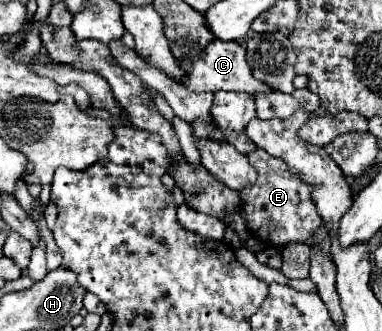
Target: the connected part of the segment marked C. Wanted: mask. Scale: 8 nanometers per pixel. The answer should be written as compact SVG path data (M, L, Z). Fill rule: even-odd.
M214 39L208 47L206 53L190 63L184 61L182 69L188 73L188 87L192 91L236 91L236 93L248 93L248 95L256 95L256 93L272 93L274 87L258 81L252 77L252 71L246 63L246 49L238 43L238 41L220 41Z

